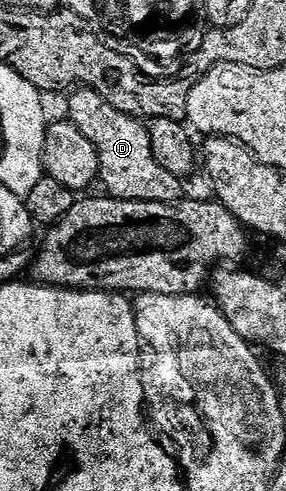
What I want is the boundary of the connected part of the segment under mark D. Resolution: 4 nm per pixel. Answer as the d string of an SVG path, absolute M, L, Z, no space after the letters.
M89 89L75 90L69 96L69 101L69 121L95 147L99 155L100 183L110 190L107 192L113 198L149 203L176 203L183 198L183 180L168 173L168 169L160 169L152 153L150 132L143 120L120 113L120 109L112 109L112 105L108 105L100 93Z

